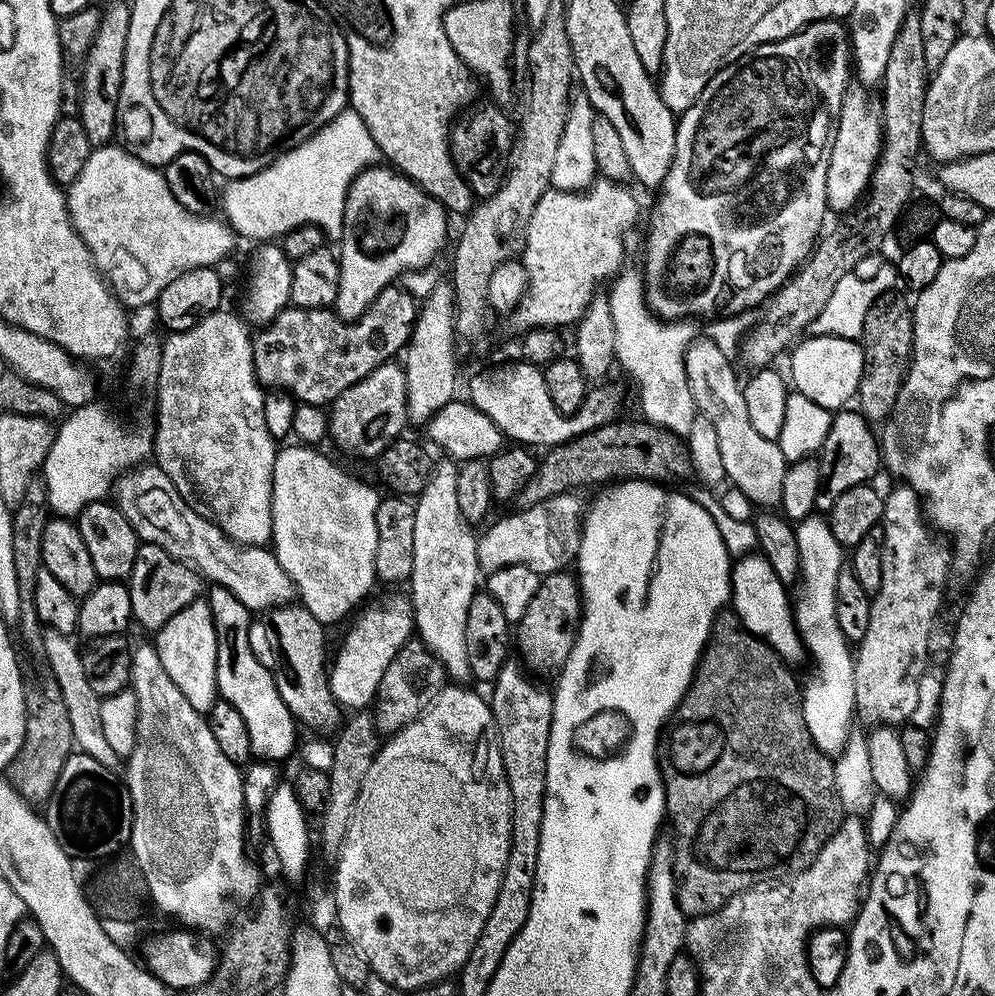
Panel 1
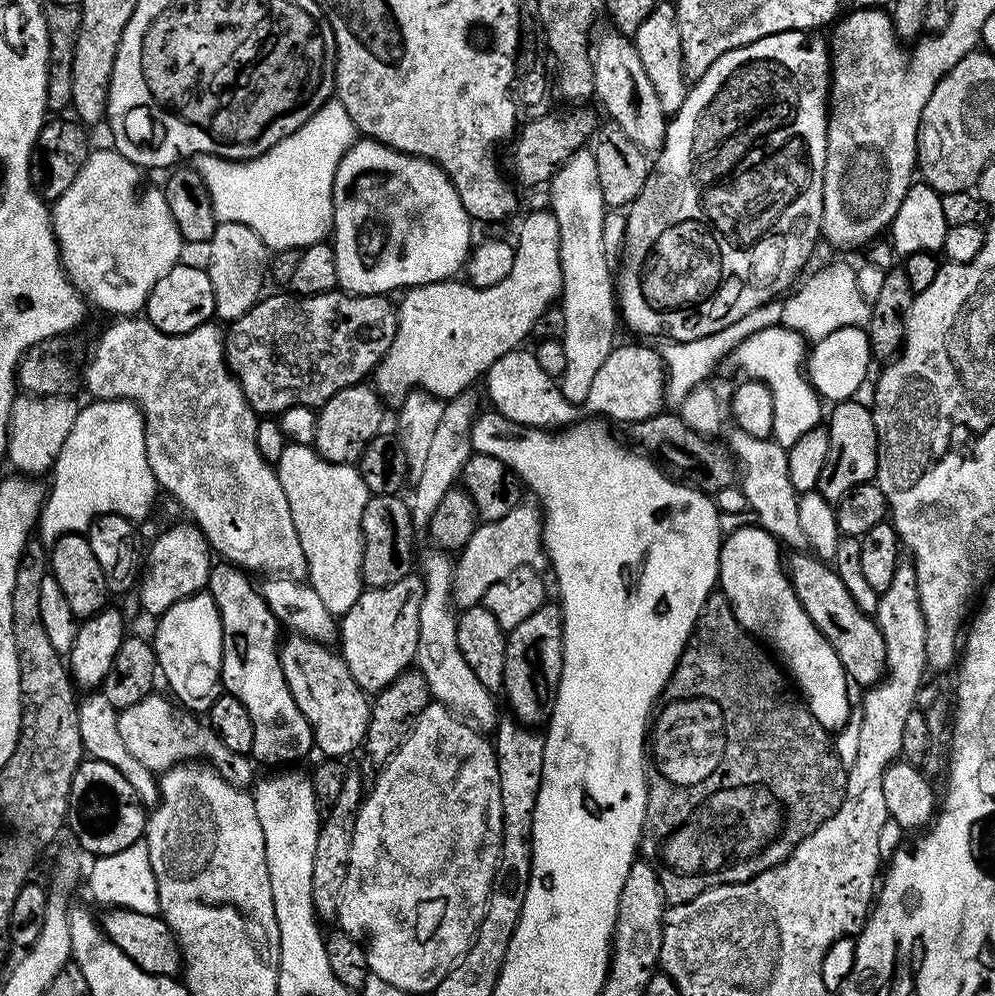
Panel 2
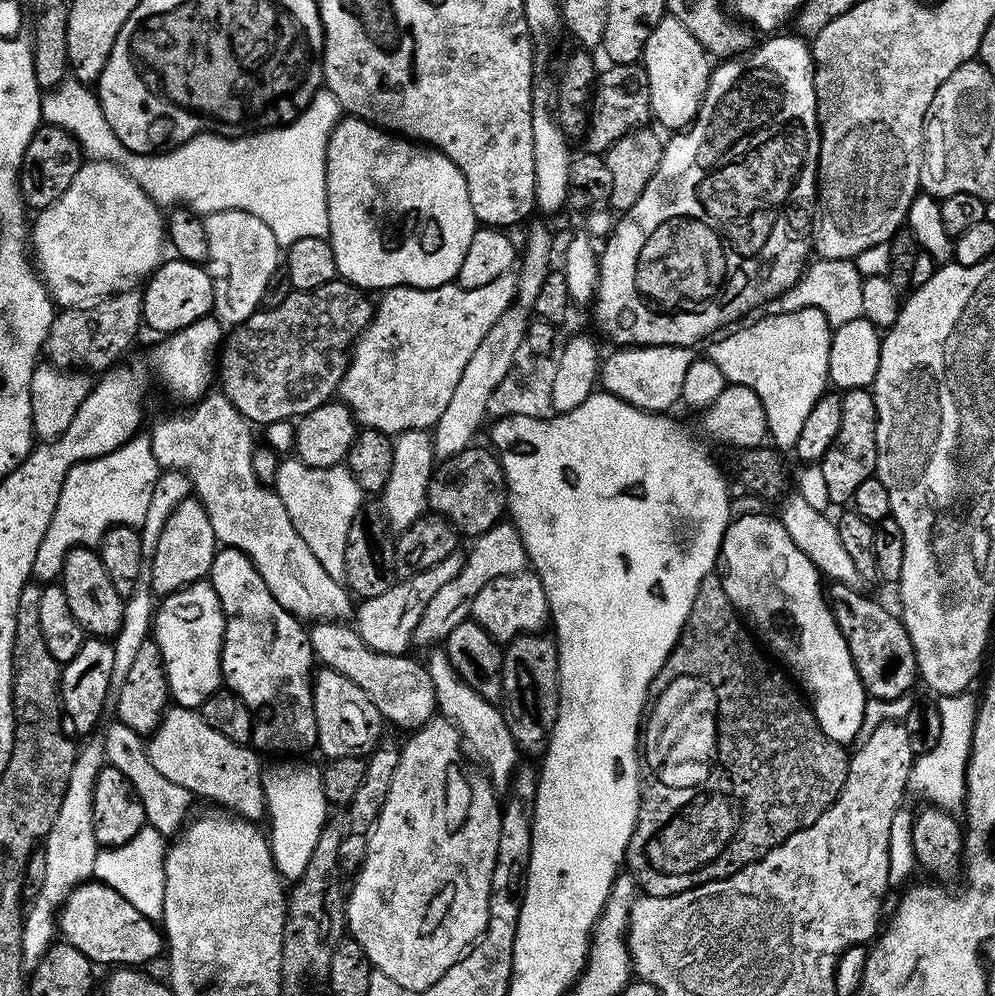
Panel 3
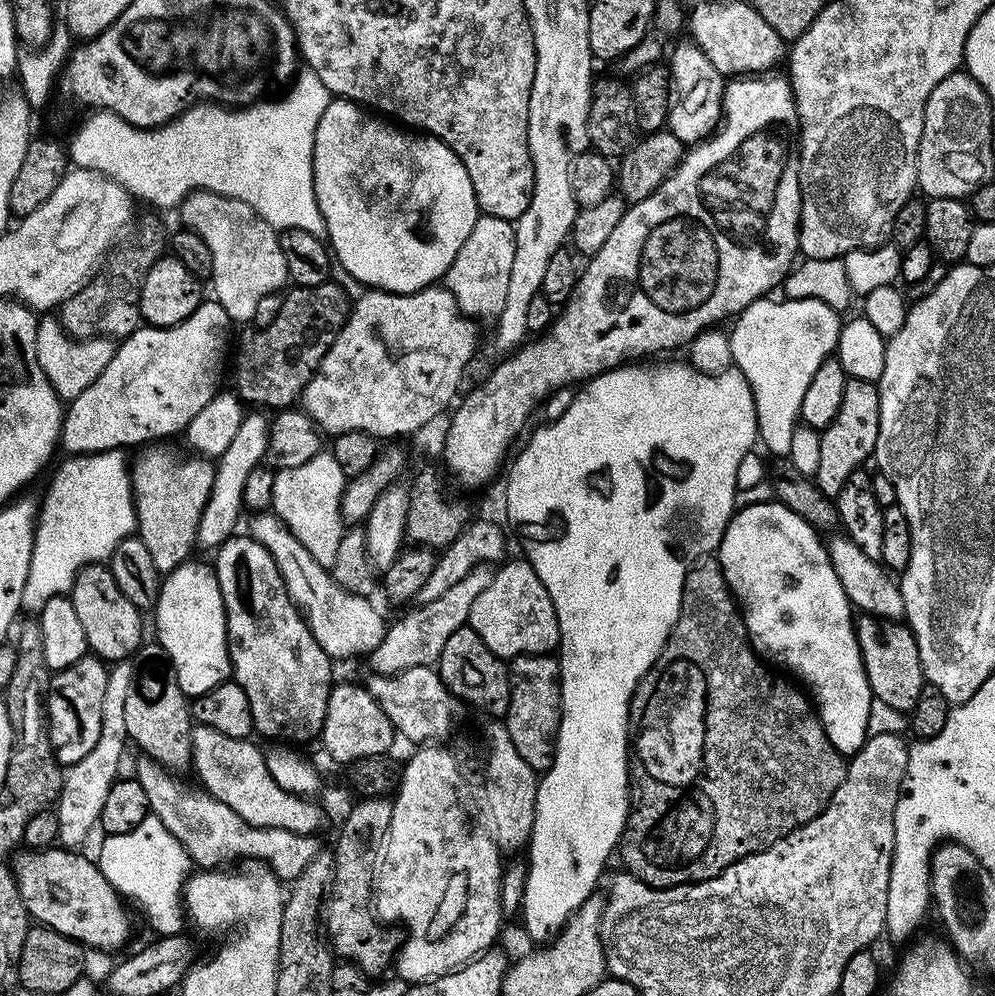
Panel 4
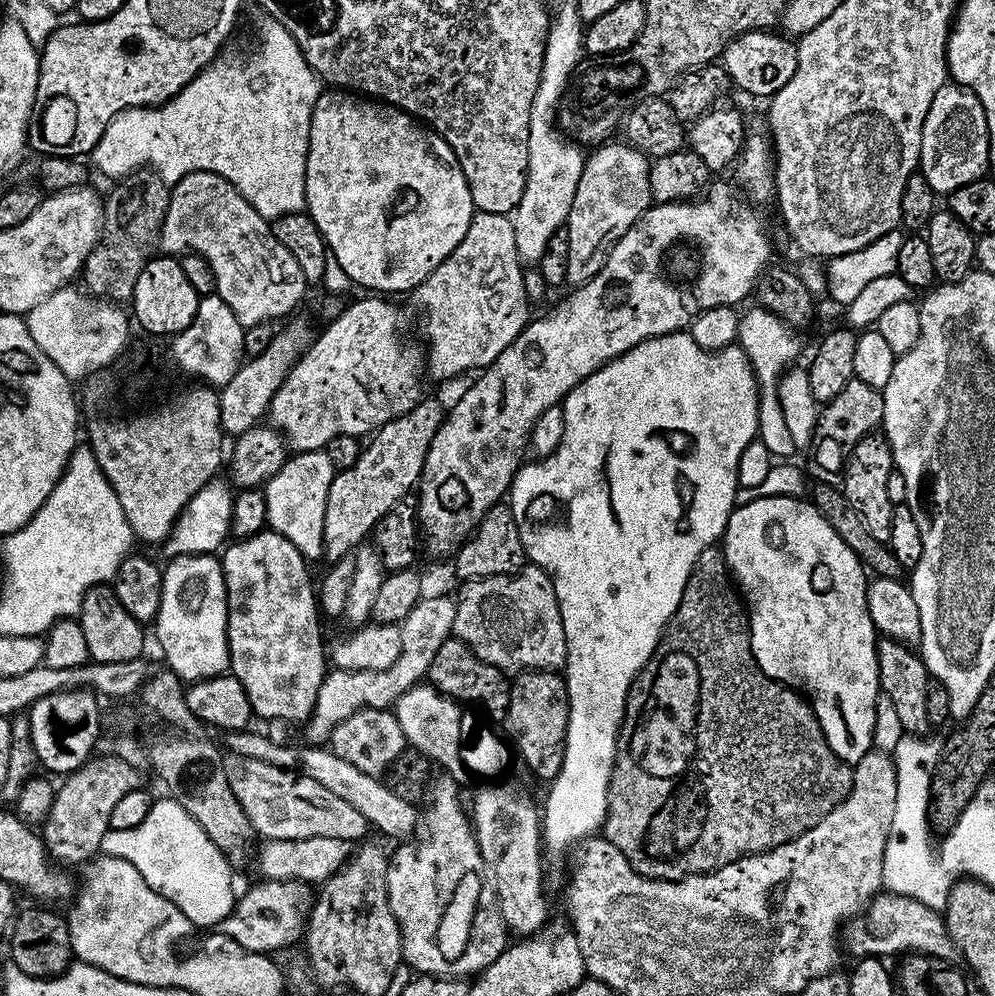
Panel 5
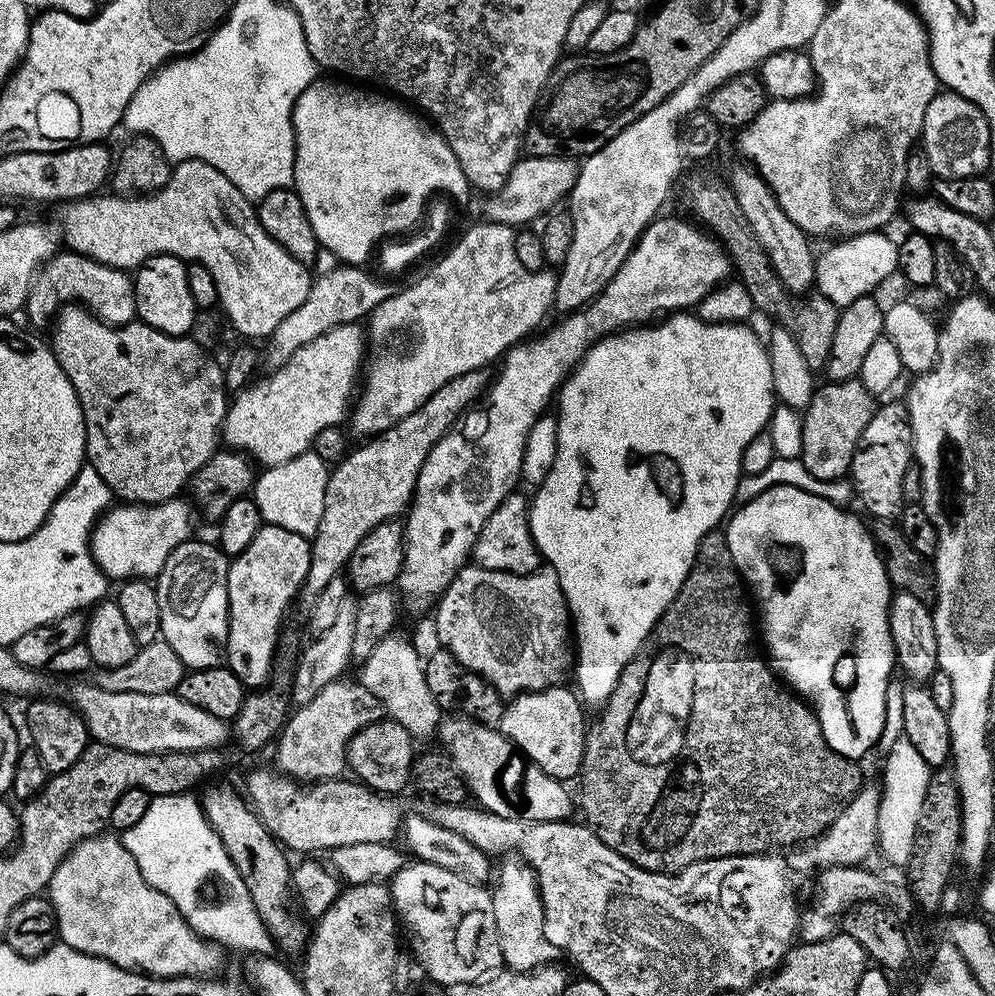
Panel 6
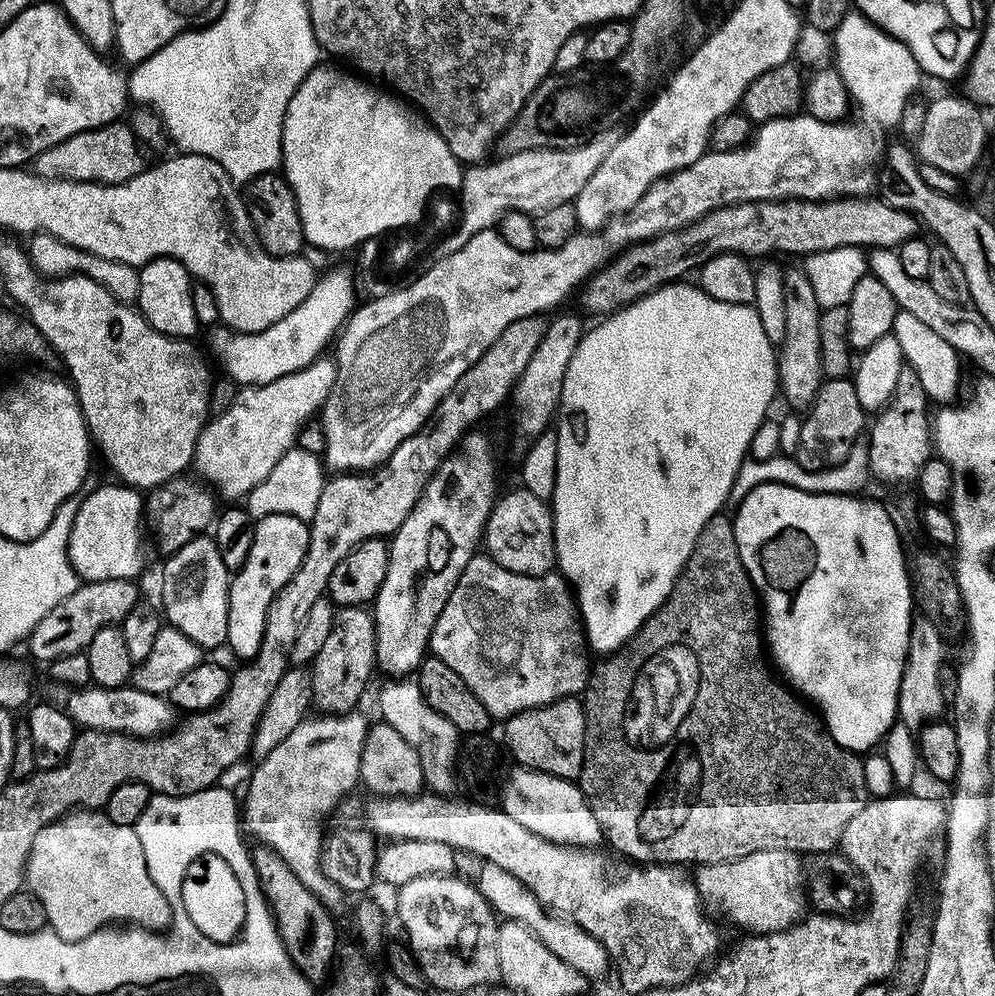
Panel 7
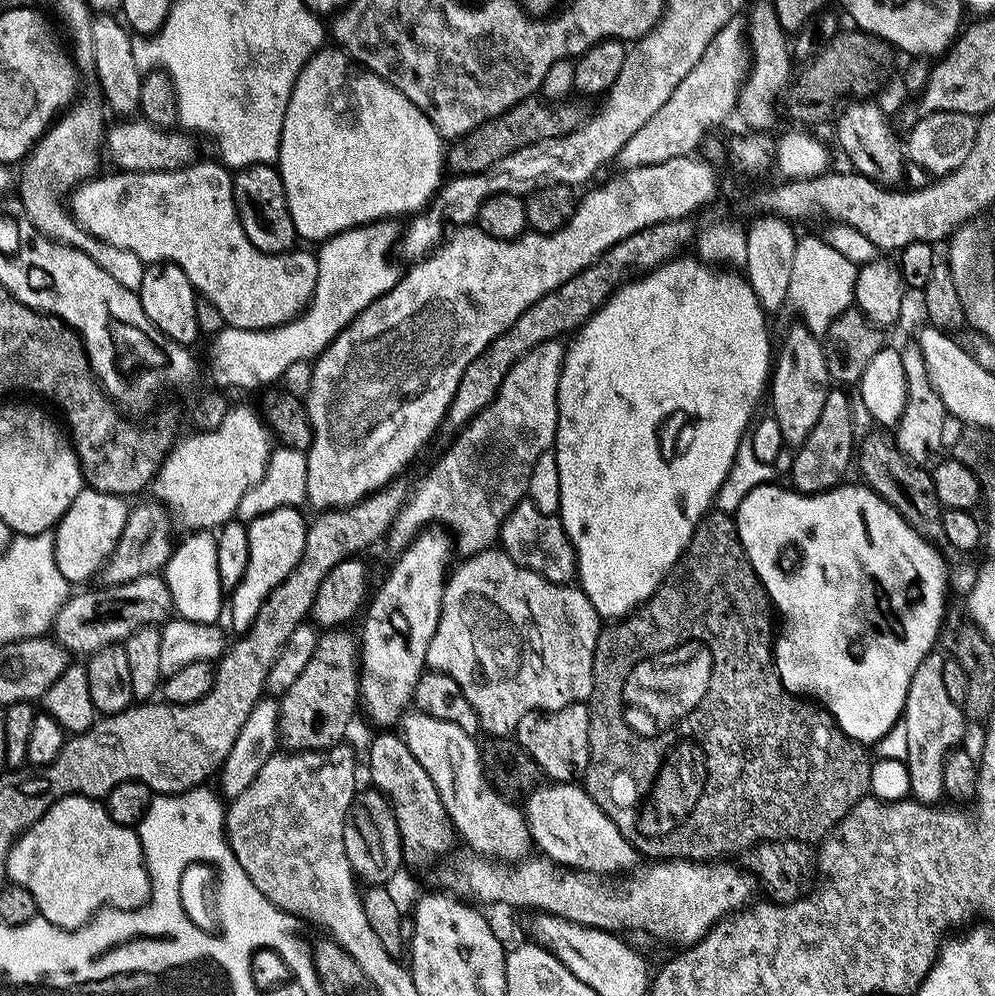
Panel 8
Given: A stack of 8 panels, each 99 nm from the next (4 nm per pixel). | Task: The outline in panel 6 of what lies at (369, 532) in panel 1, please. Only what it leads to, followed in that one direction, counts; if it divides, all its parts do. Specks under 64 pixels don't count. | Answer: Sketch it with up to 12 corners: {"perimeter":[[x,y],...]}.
{"perimeter":[[315,450],[264,468],[264,524],[315,536],[329,471]]}

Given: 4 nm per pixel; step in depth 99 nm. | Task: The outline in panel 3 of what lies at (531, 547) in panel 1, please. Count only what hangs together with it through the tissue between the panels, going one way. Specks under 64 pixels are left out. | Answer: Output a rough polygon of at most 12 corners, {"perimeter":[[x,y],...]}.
{"perimeter":[[515,524],[475,537],[459,574],[430,598],[413,645],[436,646],[471,617],[486,582],[525,571]]}

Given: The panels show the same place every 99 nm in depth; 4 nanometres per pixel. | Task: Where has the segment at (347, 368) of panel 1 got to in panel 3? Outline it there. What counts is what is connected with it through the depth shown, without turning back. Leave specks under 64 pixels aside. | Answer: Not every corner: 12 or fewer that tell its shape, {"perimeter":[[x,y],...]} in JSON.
{"perimeter":[[323,236],[295,290],[227,333],[220,390],[256,426],[329,403],[374,310]]}

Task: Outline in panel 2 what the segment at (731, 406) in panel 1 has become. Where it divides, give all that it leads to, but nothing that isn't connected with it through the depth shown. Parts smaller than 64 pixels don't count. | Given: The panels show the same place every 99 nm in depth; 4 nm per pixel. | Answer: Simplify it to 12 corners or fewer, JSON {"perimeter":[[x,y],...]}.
{"perimeter":[[737,427],[726,444],[759,527],[806,541],[787,448]]}

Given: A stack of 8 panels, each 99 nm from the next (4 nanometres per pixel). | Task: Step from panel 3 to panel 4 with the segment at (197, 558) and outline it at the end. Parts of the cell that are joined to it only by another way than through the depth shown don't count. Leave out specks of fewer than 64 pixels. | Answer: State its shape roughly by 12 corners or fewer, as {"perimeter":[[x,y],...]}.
{"perimeter":[[148,446],[130,464],[136,532],[167,574],[193,555],[208,458]]}

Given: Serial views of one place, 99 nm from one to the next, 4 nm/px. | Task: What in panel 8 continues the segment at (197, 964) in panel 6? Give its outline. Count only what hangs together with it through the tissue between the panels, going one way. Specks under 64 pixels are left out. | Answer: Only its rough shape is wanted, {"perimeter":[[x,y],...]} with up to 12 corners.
{"perimeter":[[67,796],[16,837],[8,880],[69,930],[152,896],[137,829]]}

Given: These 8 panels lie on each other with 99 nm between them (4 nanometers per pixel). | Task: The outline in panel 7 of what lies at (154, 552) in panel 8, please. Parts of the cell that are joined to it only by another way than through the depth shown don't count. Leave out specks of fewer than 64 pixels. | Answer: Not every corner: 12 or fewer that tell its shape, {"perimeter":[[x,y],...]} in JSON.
{"perimeter":[[195,475],[146,496],[146,518],[164,554],[205,535],[217,497]]}

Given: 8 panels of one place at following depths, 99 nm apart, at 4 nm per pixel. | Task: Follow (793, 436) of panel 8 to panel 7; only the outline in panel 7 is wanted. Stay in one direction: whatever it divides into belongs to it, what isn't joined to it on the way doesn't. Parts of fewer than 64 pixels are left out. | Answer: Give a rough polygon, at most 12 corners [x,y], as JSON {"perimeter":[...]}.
{"perimeter":[[784,268],[786,338],[778,392],[811,408],[826,377],[818,294]]}

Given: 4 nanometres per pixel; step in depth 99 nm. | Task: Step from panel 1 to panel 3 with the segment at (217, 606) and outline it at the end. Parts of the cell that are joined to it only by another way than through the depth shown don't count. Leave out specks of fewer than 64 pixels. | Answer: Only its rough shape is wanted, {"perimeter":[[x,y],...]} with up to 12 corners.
{"perimeter":[[221,547],[222,680],[257,749],[315,749],[309,629]]}

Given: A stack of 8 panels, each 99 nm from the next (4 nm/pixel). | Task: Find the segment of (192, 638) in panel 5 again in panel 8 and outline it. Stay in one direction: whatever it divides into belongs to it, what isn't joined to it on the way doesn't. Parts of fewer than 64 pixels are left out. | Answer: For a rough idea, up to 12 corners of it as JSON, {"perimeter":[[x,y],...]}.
{"perimeter":[[211,531],[172,549],[162,573],[175,615],[215,624],[220,591]]}

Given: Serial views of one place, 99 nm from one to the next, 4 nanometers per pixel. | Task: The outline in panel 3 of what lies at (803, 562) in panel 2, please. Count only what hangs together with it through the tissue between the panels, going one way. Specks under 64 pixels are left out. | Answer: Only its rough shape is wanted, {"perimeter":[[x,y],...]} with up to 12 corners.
{"perimeter":[[859,587],[827,589],[865,693],[896,700],[917,683],[903,619]]}

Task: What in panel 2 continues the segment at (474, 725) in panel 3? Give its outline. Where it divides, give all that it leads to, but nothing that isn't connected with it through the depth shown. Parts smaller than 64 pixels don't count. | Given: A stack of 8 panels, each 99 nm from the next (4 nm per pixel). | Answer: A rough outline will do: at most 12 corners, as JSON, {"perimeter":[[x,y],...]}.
{"perimeter":[[453,557],[418,560],[415,667],[429,697],[481,730],[495,695],[458,650]]}

